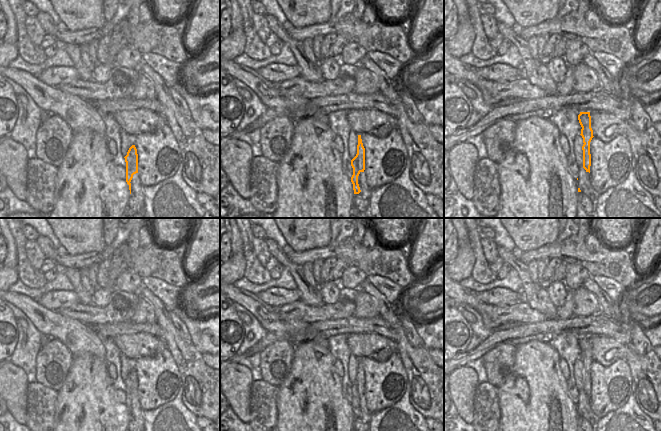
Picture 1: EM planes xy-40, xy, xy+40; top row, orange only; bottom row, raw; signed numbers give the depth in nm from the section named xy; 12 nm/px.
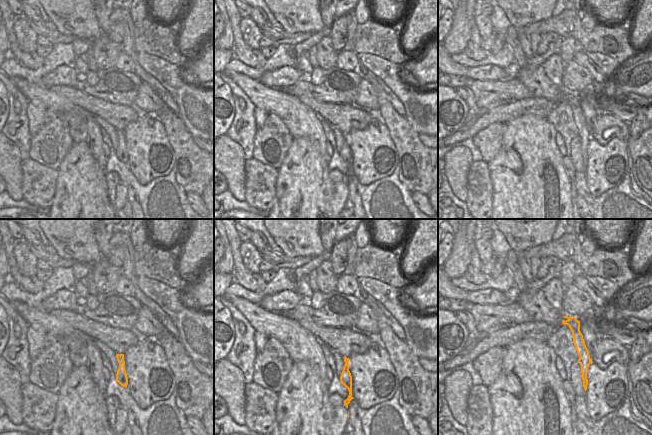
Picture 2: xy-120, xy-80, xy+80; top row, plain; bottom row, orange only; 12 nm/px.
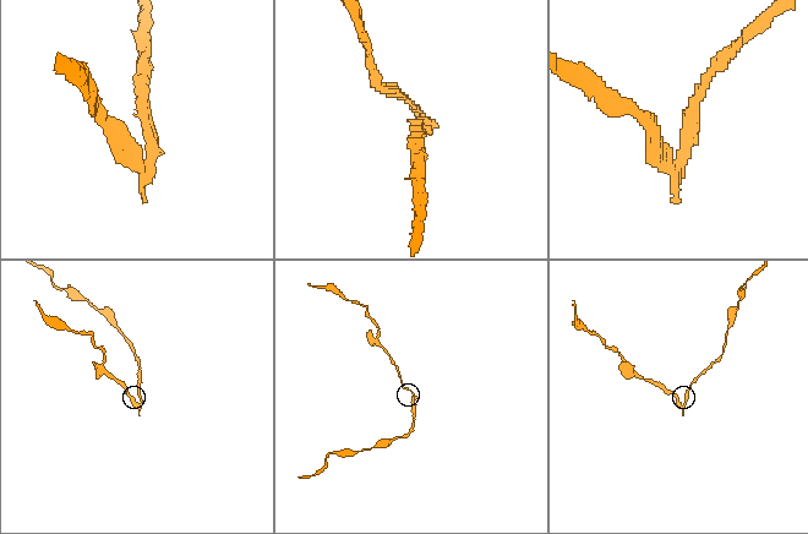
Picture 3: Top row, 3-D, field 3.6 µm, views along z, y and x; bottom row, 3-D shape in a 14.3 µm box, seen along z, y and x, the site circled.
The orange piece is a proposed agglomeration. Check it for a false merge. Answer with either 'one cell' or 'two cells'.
two cells

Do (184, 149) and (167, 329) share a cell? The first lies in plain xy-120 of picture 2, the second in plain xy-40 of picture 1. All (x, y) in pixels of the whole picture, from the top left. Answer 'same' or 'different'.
same

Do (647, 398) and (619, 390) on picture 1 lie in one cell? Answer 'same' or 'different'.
different

